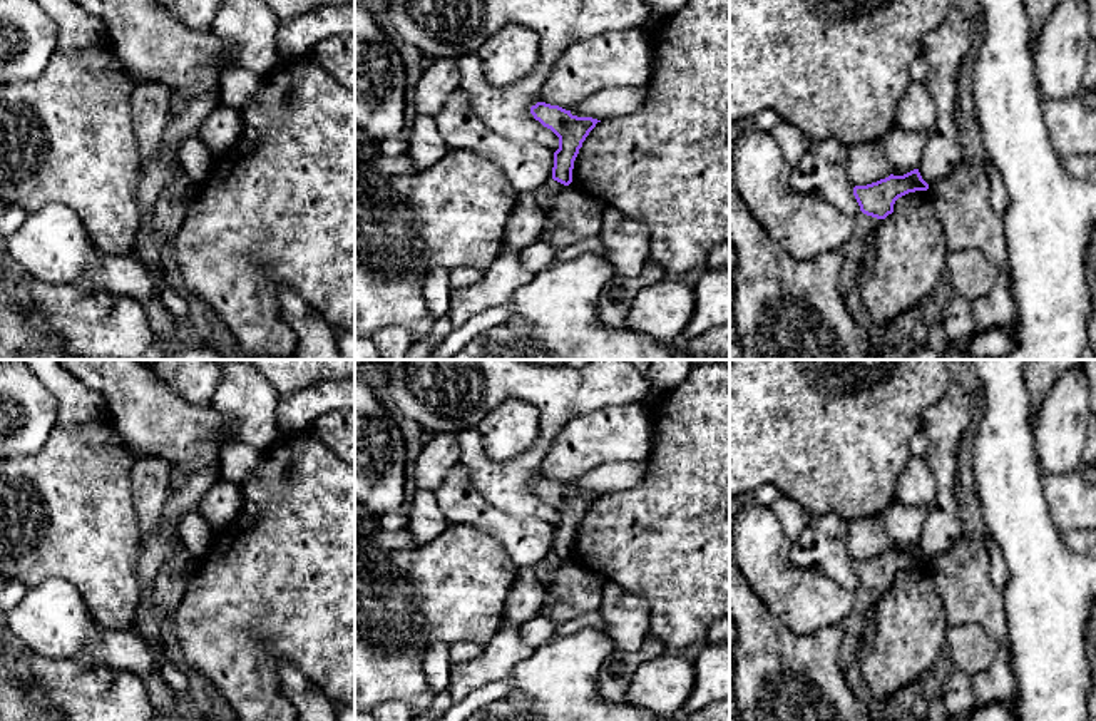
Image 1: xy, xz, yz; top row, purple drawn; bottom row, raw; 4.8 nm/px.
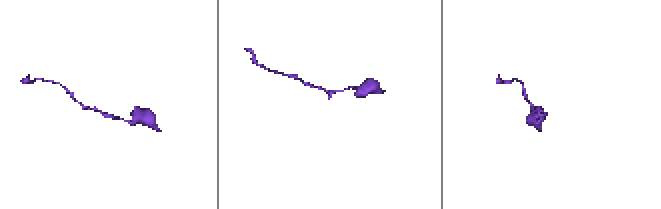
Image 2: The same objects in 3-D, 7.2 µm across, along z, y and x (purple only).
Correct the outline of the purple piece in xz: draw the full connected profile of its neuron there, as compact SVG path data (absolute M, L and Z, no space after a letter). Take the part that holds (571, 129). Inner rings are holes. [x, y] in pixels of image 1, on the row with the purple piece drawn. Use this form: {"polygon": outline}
{"polygon": "M545 102L532 105L530 114L559 137L559 149L554 152L552 179L569 186L579 149L601 120L572 115L571 110Z"}

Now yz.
{"polygon": "M914 169L904 176L890 174L889 177L867 186L855 186L853 196L863 214L885 219L894 212L894 204L899 197L927 189L929 184L922 179L919 169Z"}

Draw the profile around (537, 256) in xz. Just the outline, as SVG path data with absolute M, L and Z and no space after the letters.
M534 241L520 251L522 263L527 269L540 273L556 263L556 248L547 243Z

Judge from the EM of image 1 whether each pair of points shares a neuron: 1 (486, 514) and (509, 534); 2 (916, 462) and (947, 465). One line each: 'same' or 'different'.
1: same
2: different

